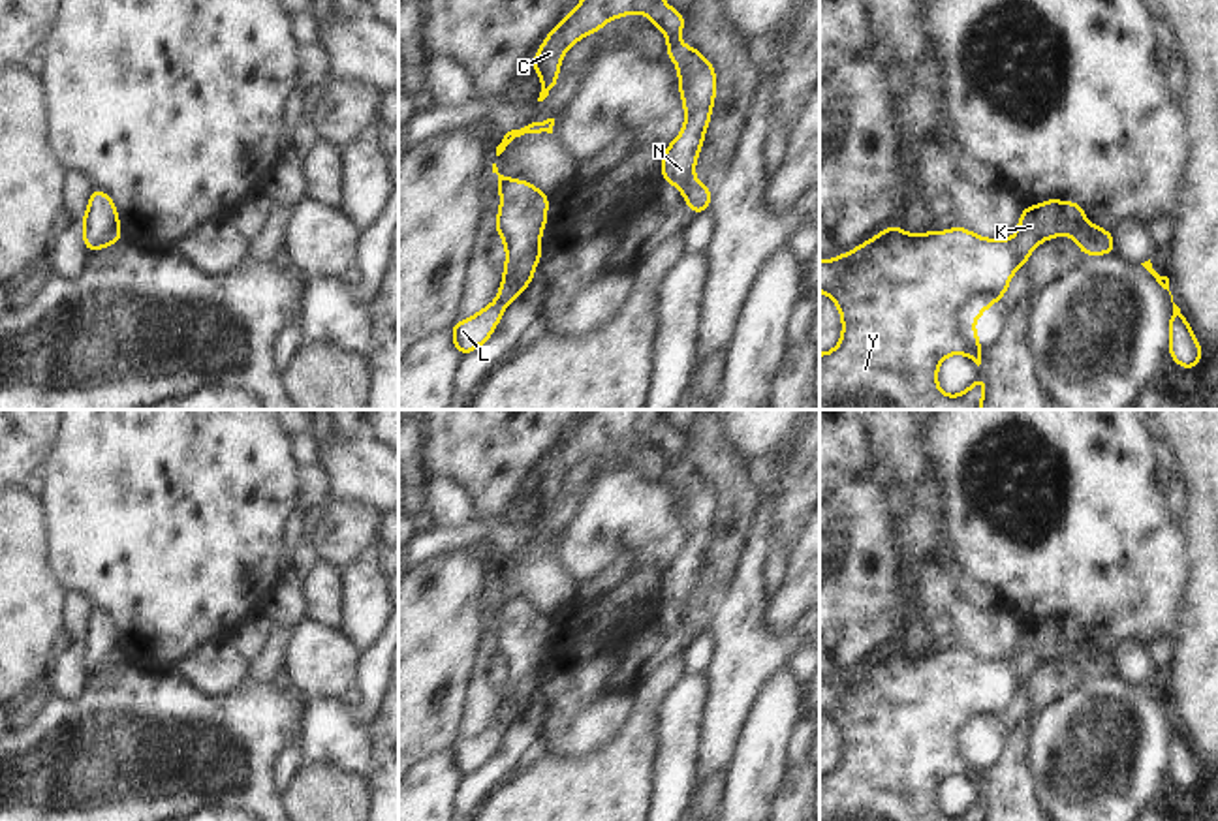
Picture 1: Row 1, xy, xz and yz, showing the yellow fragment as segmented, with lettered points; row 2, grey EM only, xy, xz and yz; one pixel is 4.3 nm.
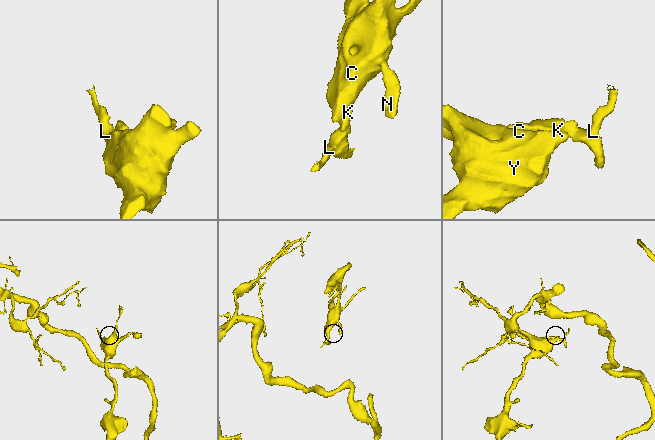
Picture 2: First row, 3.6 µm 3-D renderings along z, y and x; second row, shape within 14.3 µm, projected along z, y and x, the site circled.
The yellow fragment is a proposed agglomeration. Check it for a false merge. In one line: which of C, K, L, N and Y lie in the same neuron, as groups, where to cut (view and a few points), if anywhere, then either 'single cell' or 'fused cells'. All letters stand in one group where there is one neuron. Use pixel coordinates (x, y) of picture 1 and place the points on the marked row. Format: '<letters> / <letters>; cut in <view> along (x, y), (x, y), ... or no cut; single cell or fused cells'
C K N Y / L; cut in xz along (538, 243), (519, 258), (506, 262); fused cells

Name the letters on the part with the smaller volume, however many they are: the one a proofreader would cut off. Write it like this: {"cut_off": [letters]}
{"cut_off": ["L"]}

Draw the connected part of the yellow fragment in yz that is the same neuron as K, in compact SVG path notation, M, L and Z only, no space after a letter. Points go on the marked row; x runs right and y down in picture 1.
M1049 199L1023 207L1011 239L983 239L960 225L934 233L910 235L891 225L865 244L835 259L820 261L820 291L829 295L842 316L842 338L829 353L820 353L820 410L981 410L987 381L979 376L964 393L949 396L938 387L938 366L953 353L981 364L981 344L974 321L1004 293L1013 272L1028 263L1032 250L1047 239L1073 235L1085 222L1077 201Z

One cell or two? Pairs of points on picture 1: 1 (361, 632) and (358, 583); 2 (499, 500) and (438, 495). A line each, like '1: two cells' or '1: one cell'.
1: one cell
2: two cells

